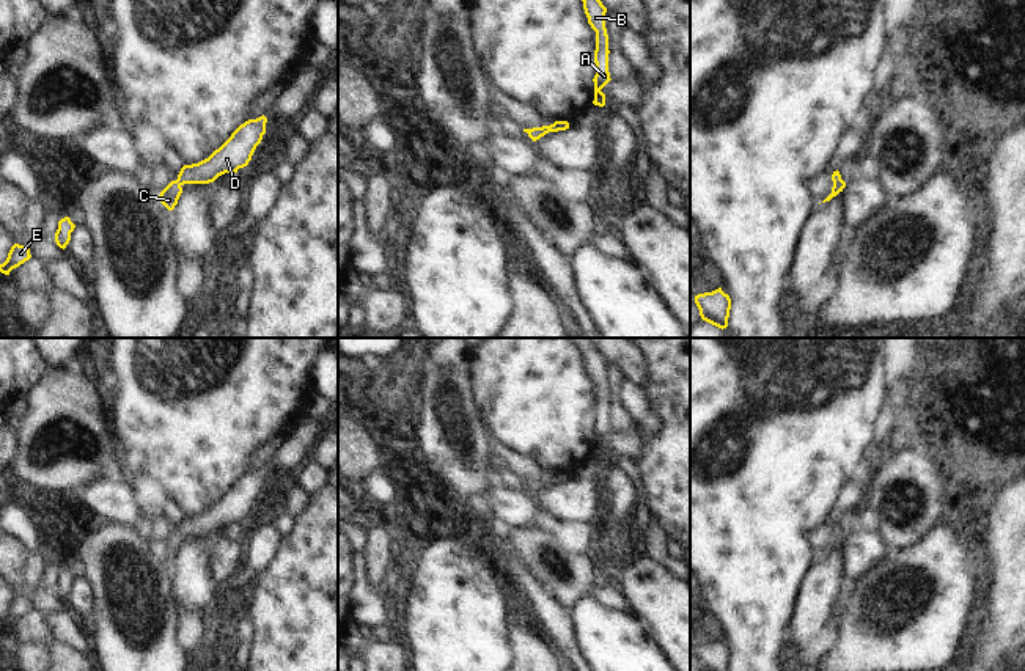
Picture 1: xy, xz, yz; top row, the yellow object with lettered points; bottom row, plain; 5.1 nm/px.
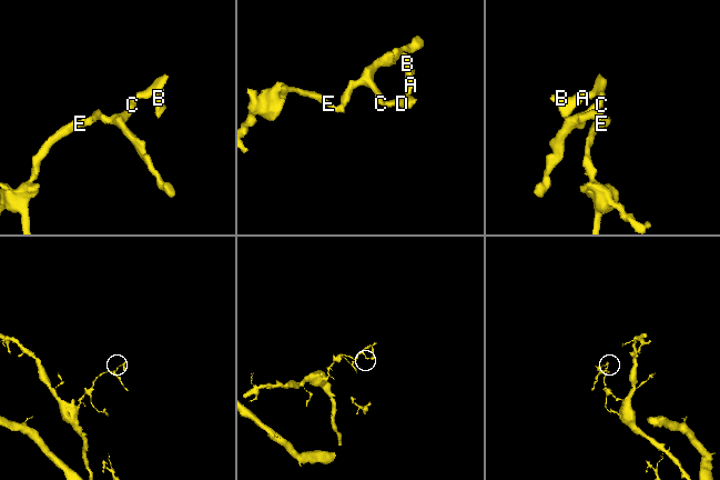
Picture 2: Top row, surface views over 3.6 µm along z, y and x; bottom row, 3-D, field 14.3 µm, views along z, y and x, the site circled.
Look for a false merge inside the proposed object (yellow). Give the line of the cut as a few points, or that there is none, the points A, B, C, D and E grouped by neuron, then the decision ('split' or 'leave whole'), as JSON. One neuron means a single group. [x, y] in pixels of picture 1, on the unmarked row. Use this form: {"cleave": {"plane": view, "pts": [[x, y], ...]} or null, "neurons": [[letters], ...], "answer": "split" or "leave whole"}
{"cleave": null, "neurons": [["A", "B", "C", "D", "E"]], "answer": "leave whole"}

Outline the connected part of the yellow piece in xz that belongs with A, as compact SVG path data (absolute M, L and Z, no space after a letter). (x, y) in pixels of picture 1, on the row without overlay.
M588 338L579 339L583 361L588 369L588 376L596 383L596 402L594 402L594 415L596 415L596 427L594 434L594 457L605 457L605 446L601 443L612 431L608 424L608 387L605 380L605 365L607 360L596 349L596 346Z

